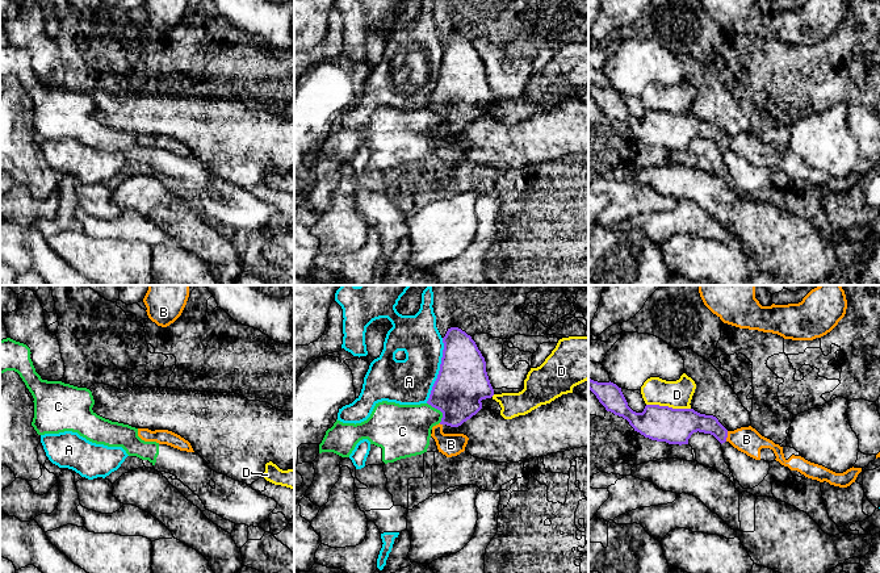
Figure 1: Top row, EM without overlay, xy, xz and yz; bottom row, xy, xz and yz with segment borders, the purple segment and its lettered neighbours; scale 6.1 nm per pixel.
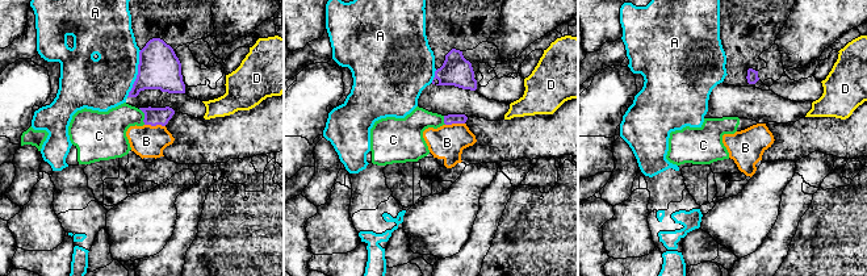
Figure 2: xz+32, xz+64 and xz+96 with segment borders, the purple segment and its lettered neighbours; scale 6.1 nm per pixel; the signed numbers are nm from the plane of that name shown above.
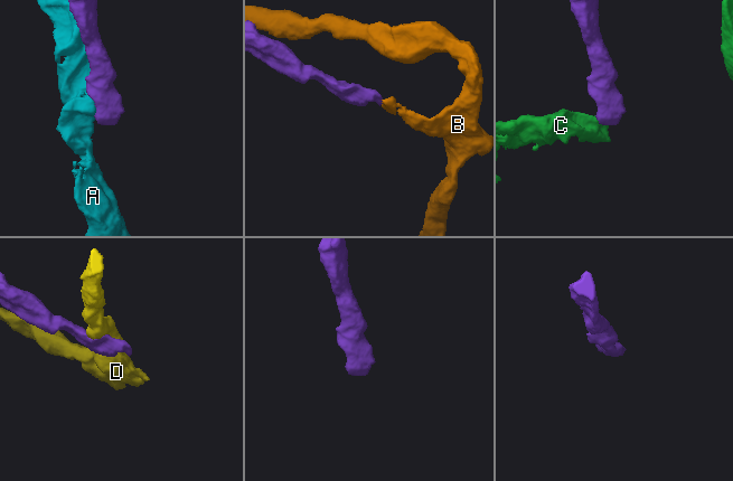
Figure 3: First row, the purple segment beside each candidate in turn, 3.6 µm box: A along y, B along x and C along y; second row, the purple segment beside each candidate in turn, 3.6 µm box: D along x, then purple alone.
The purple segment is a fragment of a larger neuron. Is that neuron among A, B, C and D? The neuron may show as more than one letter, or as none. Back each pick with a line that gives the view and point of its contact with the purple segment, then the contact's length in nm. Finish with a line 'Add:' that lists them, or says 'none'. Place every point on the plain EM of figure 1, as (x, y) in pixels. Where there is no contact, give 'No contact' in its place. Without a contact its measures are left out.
B: Touches purple at yz (726, 142). Shared border 70 nm
Add: B

